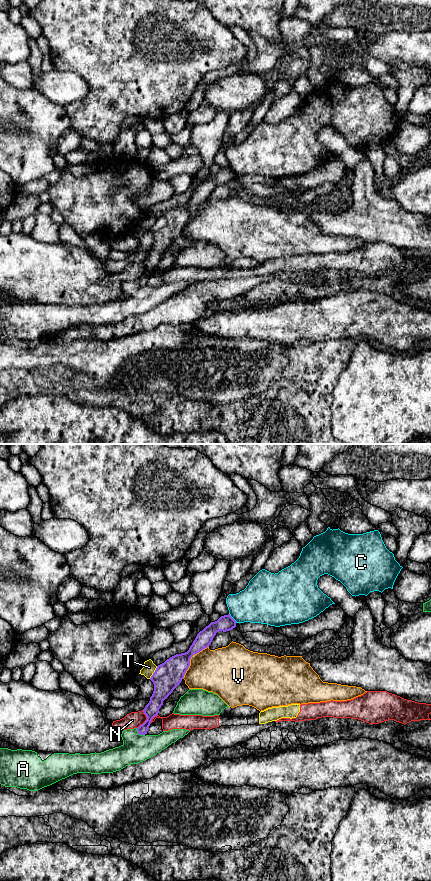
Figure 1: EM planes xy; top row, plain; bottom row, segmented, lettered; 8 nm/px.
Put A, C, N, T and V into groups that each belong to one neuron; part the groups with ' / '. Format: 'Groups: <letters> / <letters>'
Groups: A / C / N T / V

